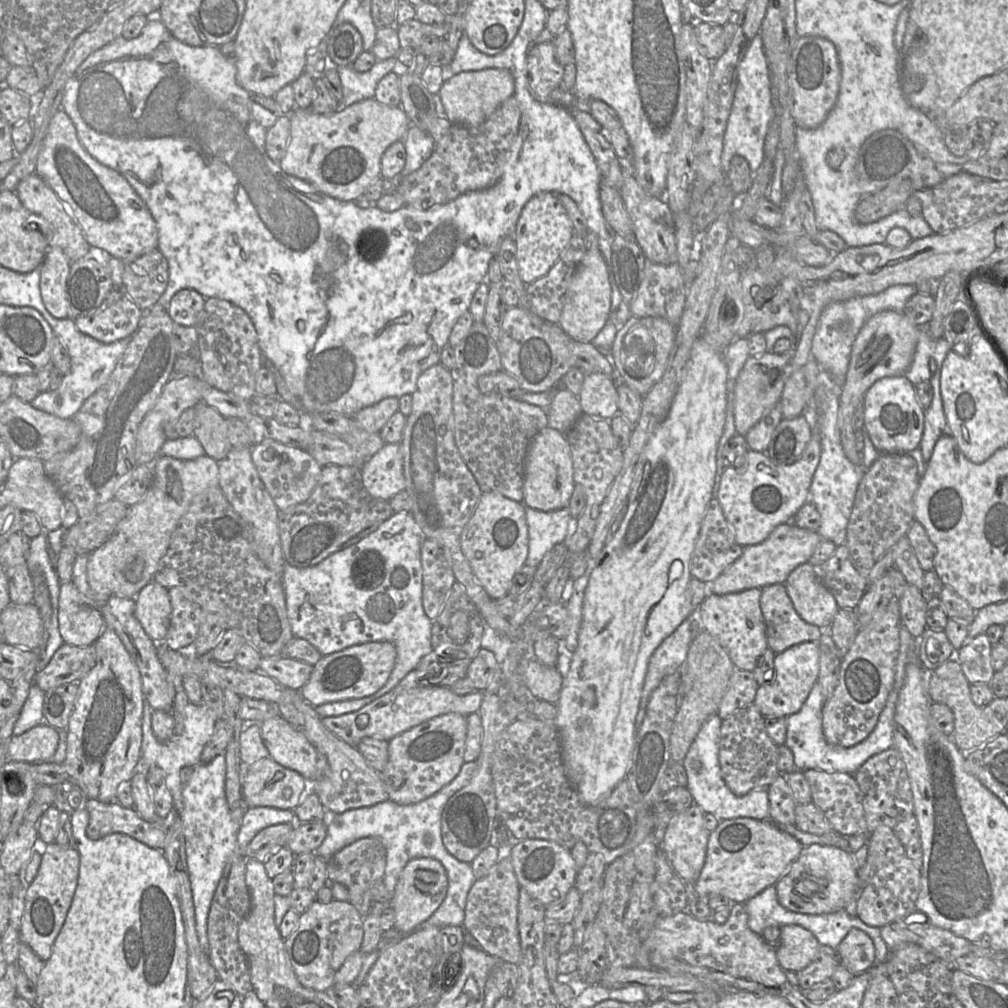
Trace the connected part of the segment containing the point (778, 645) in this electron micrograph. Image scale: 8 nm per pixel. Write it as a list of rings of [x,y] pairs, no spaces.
[[[783,584],[761,589],[760,609],[767,646],[775,654],[803,642],[819,641],[821,629],[799,617]]]

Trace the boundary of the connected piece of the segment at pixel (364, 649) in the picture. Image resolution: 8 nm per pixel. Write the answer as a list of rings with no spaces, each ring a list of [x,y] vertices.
[[[388,641],[358,644],[322,656],[313,666],[311,676],[300,689],[300,694],[314,707],[330,702],[370,696],[385,685],[395,666],[396,657],[396,647]]]

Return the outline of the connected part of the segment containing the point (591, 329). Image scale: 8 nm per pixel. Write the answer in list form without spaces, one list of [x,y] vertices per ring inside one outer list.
[[[599,248],[587,249],[563,297],[559,326],[579,342],[591,342],[610,317],[611,287],[604,257]]]

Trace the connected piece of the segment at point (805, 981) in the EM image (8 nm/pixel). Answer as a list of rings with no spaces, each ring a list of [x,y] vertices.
[[[820,944],[818,953],[812,962],[804,969],[796,972],[799,988],[807,990],[826,979],[830,979],[839,965],[841,964],[837,951]]]

